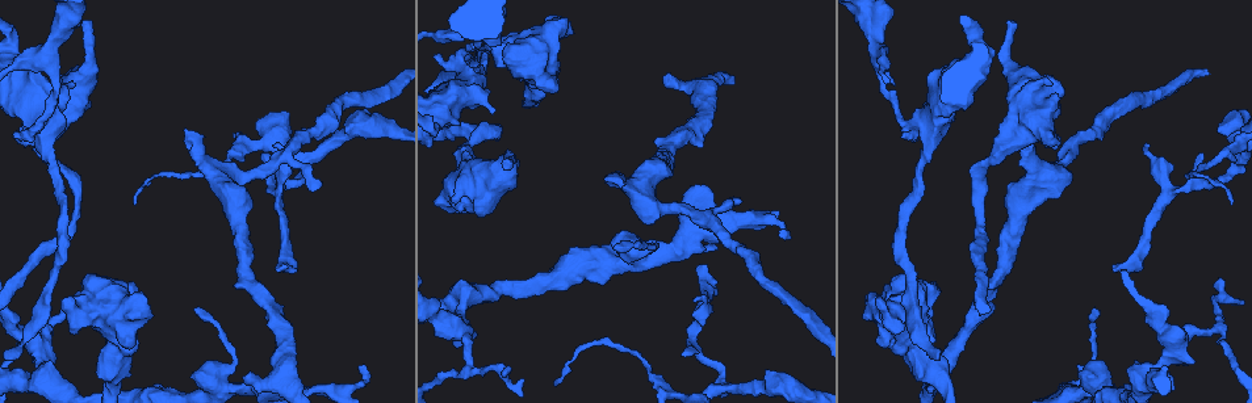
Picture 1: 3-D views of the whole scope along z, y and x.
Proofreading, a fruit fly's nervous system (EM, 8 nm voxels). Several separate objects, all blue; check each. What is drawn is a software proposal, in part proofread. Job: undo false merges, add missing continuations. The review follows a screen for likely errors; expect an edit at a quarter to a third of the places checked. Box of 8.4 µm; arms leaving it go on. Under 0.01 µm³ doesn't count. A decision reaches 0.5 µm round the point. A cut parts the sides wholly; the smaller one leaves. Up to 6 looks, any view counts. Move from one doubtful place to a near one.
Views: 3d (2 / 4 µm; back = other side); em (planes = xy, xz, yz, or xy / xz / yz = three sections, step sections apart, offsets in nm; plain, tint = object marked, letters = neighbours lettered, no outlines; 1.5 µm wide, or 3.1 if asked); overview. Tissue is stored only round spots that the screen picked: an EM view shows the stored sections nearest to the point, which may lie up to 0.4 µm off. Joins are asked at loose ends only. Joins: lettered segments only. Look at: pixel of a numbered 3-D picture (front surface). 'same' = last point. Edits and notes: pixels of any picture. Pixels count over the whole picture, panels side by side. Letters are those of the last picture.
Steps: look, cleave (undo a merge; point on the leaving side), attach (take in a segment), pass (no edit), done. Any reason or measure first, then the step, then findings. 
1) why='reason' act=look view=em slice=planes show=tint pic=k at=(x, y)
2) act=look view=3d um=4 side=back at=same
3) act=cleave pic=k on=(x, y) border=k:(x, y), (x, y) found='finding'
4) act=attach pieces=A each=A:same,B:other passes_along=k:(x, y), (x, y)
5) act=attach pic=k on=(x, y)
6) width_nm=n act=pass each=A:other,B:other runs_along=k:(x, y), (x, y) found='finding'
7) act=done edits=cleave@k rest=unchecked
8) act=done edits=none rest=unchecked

why='an open end' act=look view=em slice=planes show=plain pic=1 at=(187, 129)

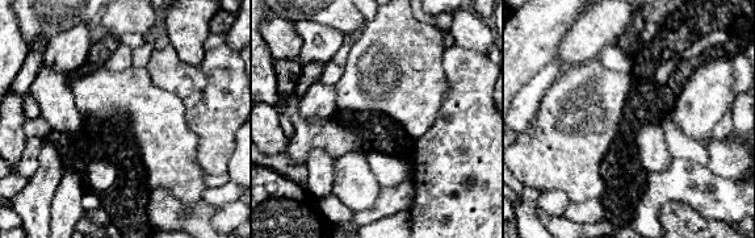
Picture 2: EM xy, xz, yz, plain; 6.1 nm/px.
act=look view=em slice=planes show=letters at=same

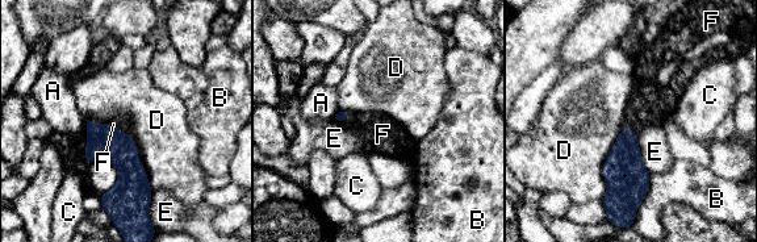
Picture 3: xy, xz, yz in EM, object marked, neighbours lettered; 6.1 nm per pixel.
act=attach pieces=F each=A:other,B:other,C:other,D:other,E:other,F:same found='it goes on there'

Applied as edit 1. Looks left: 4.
why='see it whole again' act=look view=overview

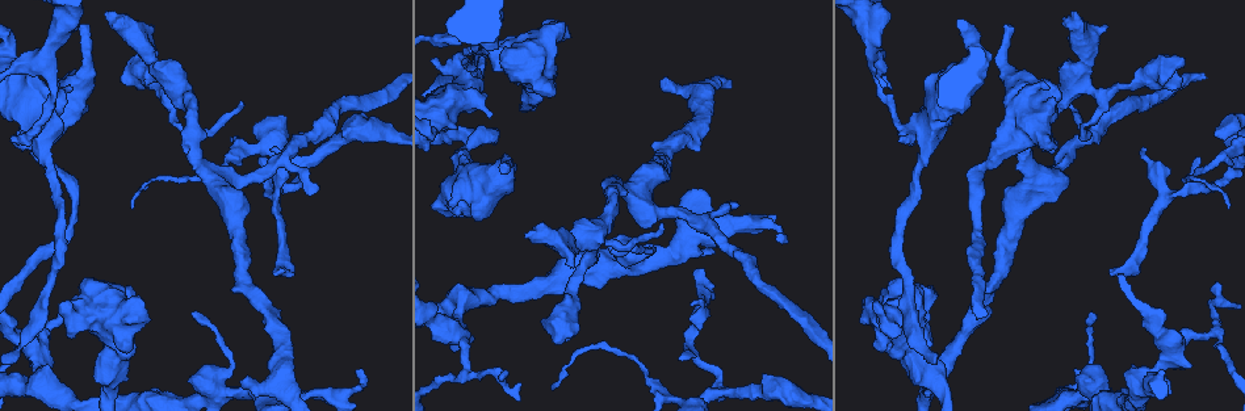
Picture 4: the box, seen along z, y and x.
act=look view=3d um=2 pic=4 at=(505, 163)

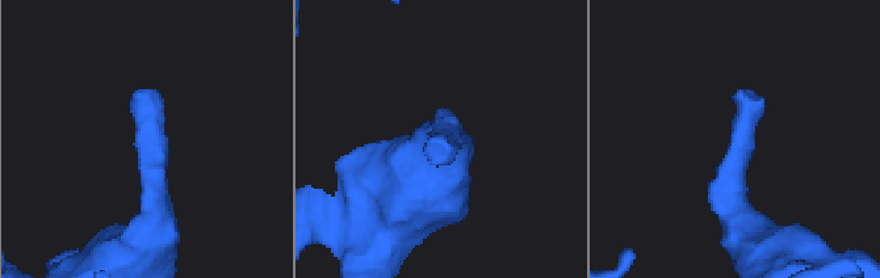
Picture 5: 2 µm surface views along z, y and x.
act=look view=em slice=planes show=letters pic=5 at=(438, 132)

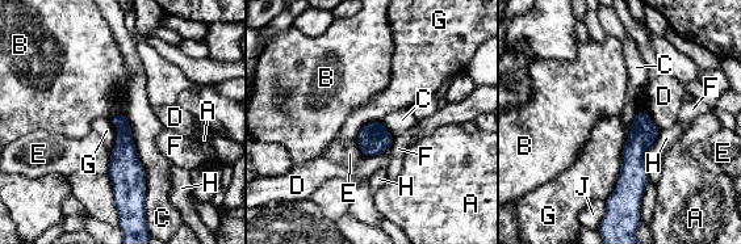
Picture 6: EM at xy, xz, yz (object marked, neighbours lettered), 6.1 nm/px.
act=pass each=A:other,B:other,C:other,D:other,E:other,F:other,G:other,H:other,J:other runs_along=6:(641, 114), (633, 179), (615, 197) found='none of them fits'

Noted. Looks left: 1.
act=done edits=attach@3 rest=unchecked

